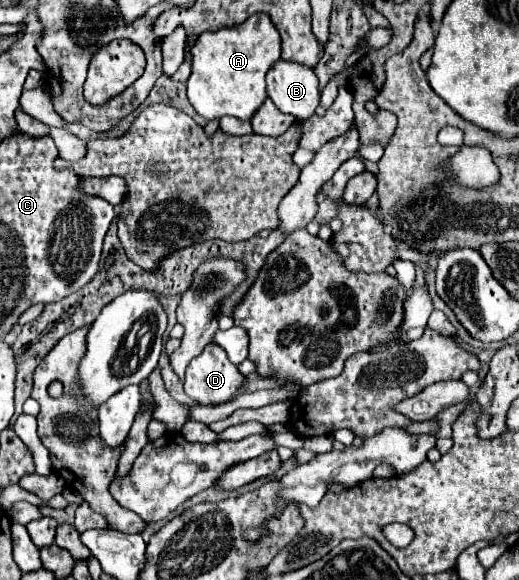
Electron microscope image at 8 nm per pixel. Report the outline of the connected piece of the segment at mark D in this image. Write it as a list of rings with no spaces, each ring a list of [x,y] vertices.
[[[212,343],[206,345],[186,369],[186,393],[202,405],[222,405],[230,401],[242,381],[244,377],[238,367]]]

